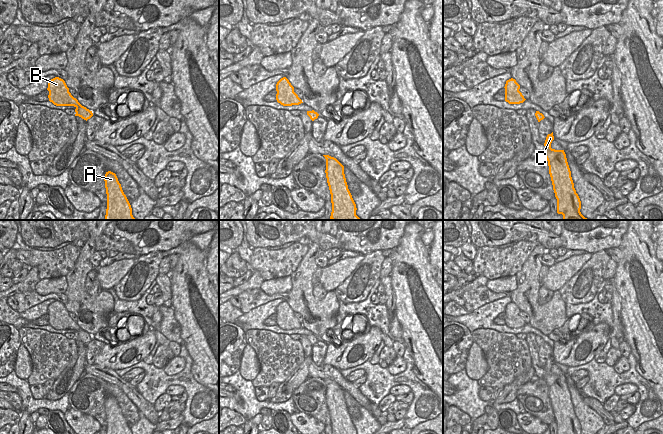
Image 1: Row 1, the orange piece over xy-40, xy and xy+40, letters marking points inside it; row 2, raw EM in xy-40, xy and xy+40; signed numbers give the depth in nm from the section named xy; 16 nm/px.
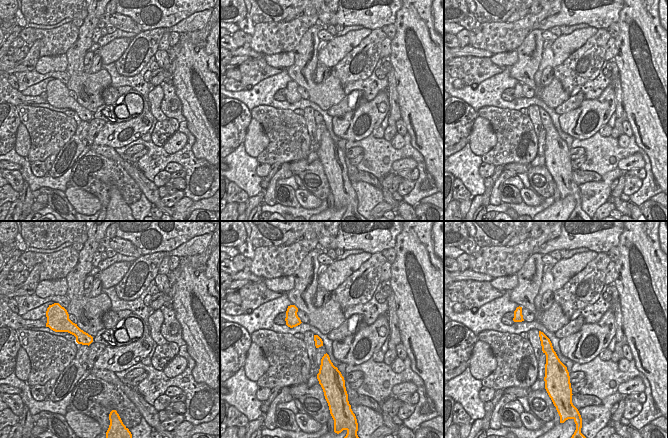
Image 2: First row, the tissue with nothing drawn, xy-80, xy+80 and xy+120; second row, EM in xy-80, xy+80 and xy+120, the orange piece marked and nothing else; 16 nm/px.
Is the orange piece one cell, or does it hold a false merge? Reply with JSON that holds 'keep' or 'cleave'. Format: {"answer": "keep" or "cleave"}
{"answer": "keep"}

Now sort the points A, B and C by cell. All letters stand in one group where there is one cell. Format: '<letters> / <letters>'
A B C

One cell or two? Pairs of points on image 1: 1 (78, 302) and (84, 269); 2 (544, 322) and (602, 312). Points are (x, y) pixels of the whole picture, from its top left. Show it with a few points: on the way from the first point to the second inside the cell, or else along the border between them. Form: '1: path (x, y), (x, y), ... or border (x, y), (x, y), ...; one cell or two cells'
1: path (78, 294), (78, 277); one cell
2: border (565, 304), (565, 315), (568, 318); two cells

